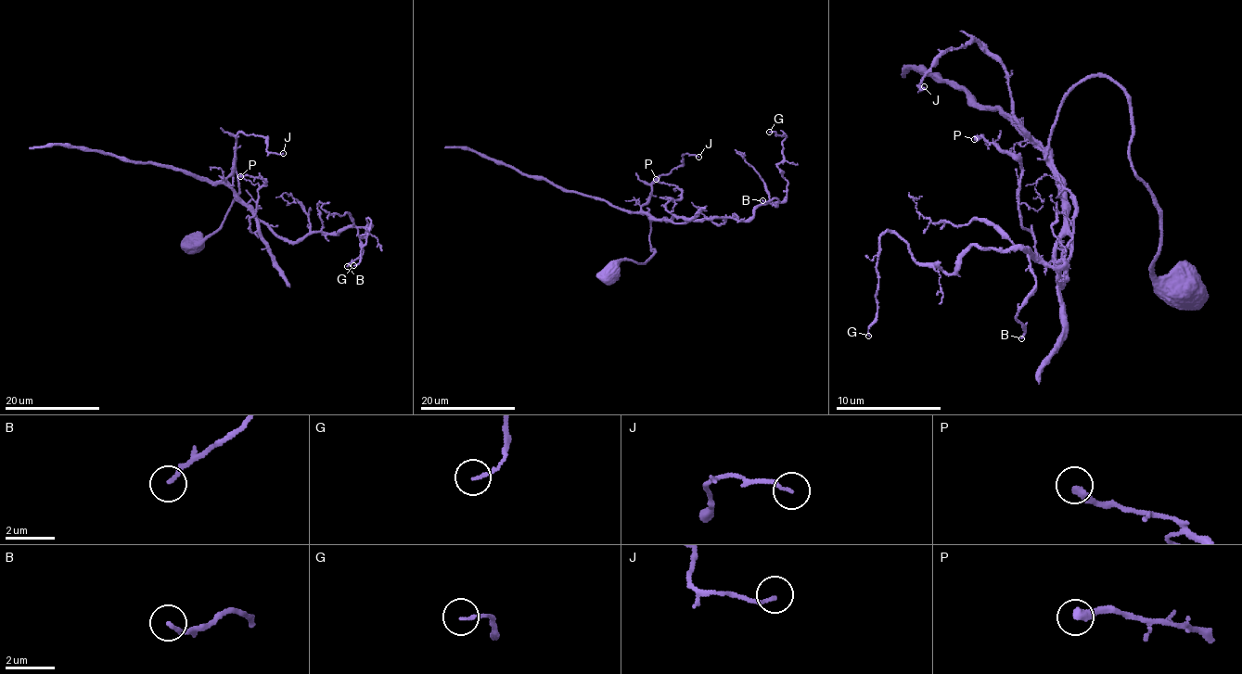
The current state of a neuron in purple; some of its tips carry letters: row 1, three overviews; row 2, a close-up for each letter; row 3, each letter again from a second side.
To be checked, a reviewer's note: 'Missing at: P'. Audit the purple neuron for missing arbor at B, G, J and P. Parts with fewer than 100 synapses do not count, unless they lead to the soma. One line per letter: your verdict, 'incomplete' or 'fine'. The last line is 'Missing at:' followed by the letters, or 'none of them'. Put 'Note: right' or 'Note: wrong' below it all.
B: fine
G: fine
J: fine
P: fine
Missing at: none of them
Note: wrong

